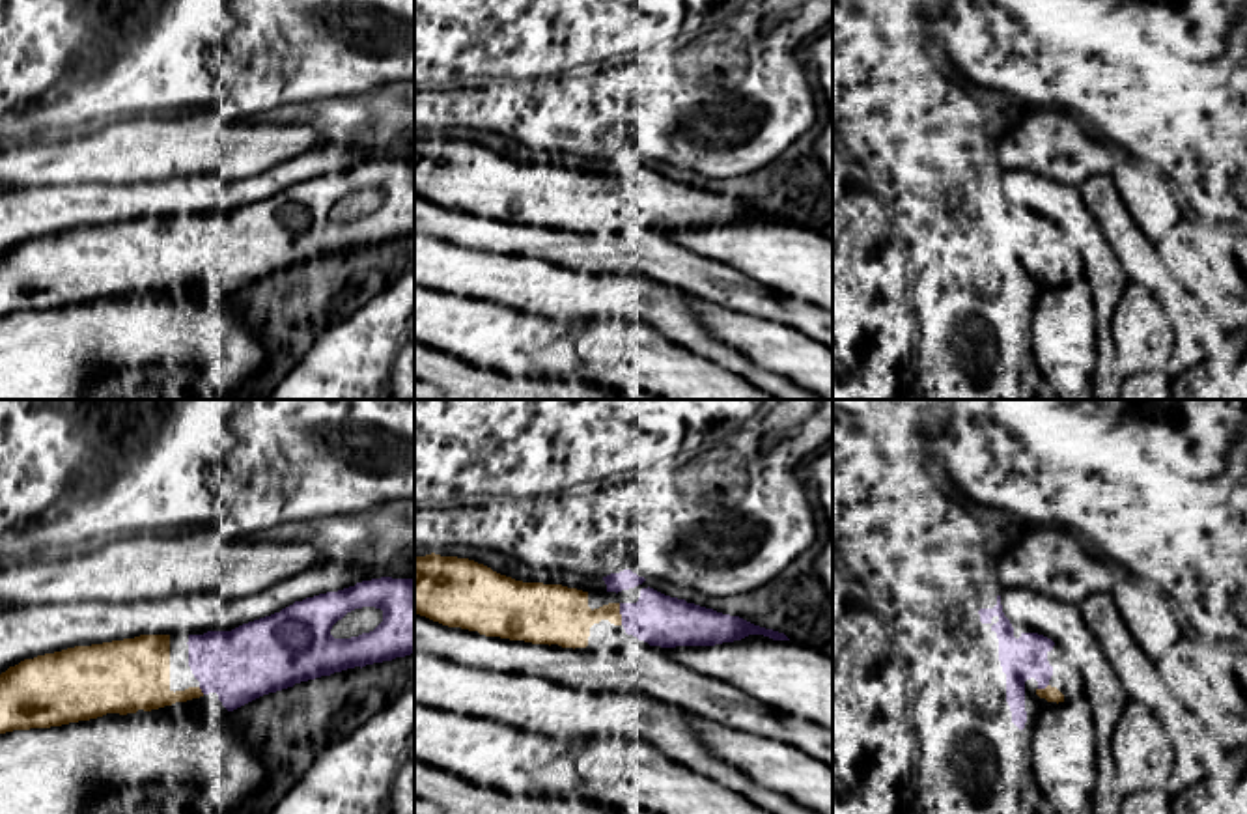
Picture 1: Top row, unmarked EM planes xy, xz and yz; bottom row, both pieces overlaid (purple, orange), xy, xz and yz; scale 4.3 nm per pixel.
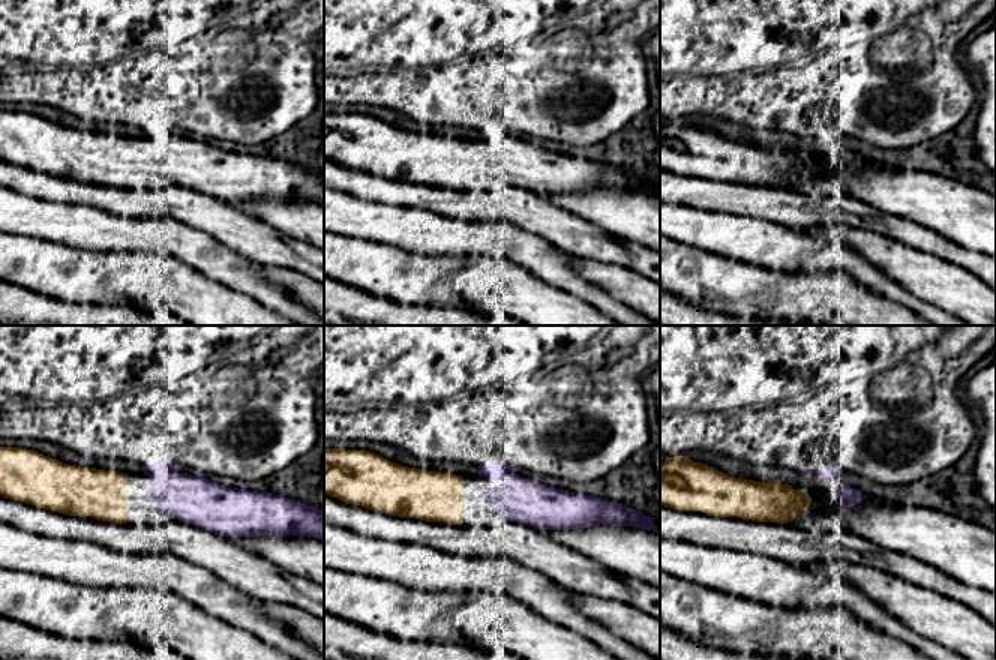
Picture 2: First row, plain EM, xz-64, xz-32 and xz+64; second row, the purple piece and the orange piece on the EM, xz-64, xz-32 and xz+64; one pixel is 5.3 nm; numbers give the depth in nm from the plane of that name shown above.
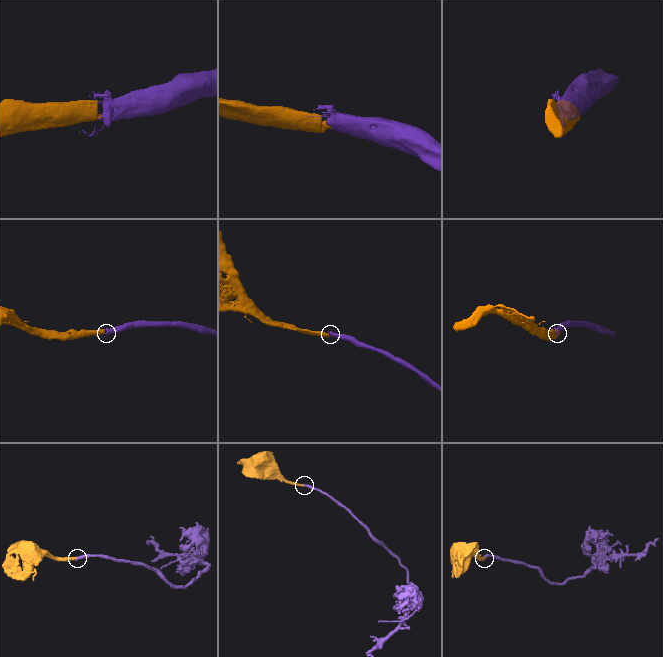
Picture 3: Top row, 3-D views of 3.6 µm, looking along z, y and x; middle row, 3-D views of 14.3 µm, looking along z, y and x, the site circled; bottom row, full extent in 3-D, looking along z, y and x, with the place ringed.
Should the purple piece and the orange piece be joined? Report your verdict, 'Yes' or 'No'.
Yes

